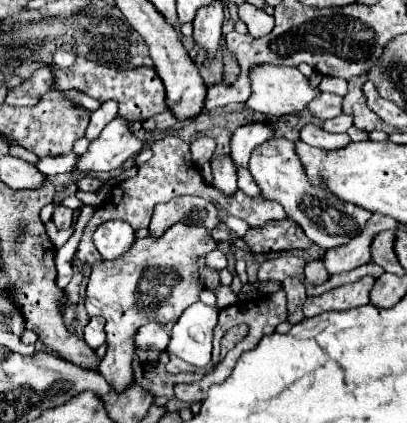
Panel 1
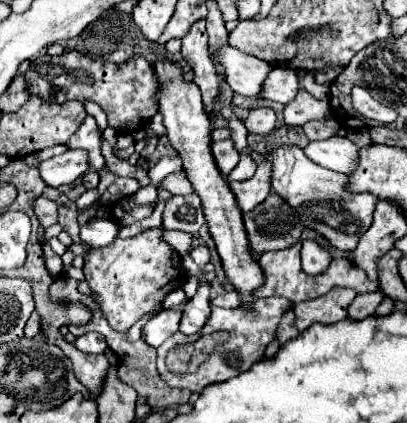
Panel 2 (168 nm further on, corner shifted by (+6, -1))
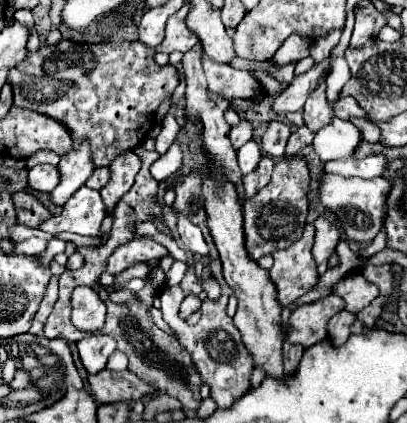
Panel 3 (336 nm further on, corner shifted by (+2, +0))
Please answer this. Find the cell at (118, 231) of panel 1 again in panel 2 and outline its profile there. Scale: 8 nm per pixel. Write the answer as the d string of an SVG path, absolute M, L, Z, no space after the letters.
M95 218L91 222L85 222L79 226L79 230L81 230L81 242L89 244L91 248L101 248L105 244L111 244L119 234L117 224L105 218Z

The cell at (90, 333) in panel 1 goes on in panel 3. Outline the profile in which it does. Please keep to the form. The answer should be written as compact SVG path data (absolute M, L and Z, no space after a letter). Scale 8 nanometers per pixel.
M97 333L91 337L85 337L77 343L79 357L89 373L99 373L105 369L105 363L109 355L115 351L115 339L109 339L109 335Z

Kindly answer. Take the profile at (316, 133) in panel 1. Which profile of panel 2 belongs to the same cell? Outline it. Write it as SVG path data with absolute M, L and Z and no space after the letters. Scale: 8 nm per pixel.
M331 136L329 140L309 142L309 146L305 148L305 156L323 168L349 174L357 168L359 148L349 138L333 140Z

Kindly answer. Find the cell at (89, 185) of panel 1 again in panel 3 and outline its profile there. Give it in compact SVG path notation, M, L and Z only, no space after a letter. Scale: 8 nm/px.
M99 167L99 169L93 171L93 175L87 179L85 185L91 187L91 189L101 189L101 187L107 185L107 181L109 181L109 169L107 167Z

